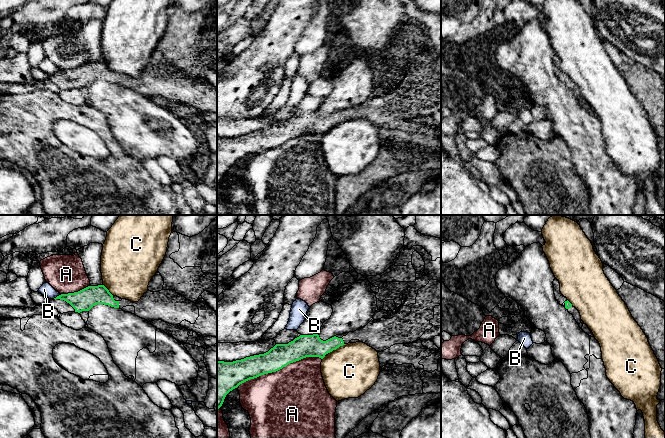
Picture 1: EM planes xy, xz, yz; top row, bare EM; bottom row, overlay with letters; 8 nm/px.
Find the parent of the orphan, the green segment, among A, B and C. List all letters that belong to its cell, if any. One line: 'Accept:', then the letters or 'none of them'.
Accept: none of them

